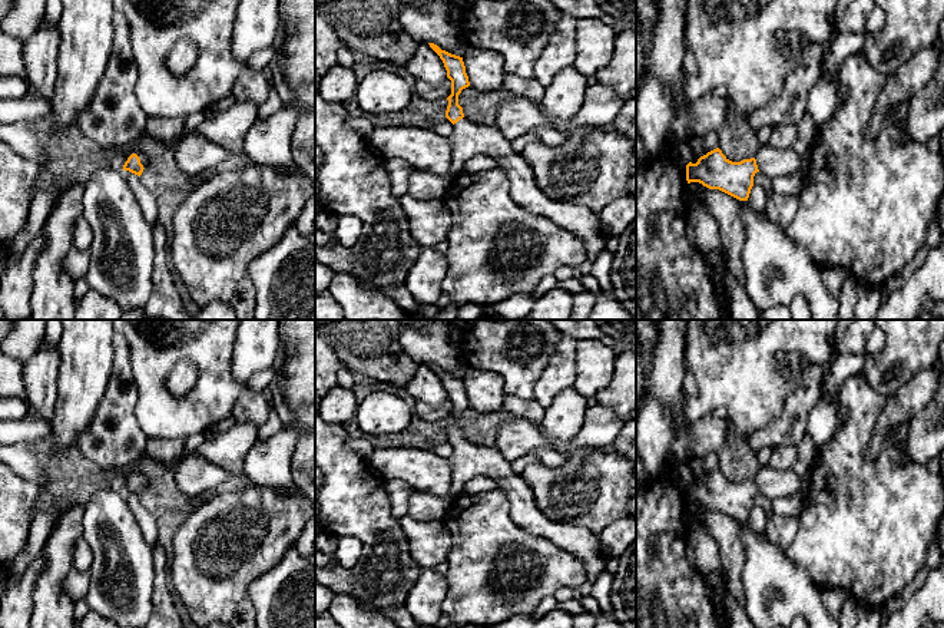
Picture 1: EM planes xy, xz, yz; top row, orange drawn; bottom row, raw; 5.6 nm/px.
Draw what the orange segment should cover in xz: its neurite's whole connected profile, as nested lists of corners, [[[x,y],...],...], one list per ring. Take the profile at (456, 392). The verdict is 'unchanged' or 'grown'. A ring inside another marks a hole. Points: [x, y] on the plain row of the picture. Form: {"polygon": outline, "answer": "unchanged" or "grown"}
{"polygon": [[[434,364],[428,366],[443,381],[447,399],[451,401],[451,416],[447,419],[445,432],[445,439],[453,444],[453,455],[448,457],[453,469],[448,493],[454,499],[458,498],[464,493],[464,485],[474,476],[493,479],[509,499],[509,513],[514,523],[574,555],[586,565],[587,581],[593,584],[612,556],[599,535],[583,526],[550,520],[537,508],[523,477],[511,470],[511,462],[496,447],[476,446],[468,442],[458,426],[458,416],[470,407],[463,379],[441,371]]], "answer": "grown"}

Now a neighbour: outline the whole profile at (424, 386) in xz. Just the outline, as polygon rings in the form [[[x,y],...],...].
[[[428,364],[418,366],[405,389],[417,401],[433,407],[438,407],[447,400],[447,391],[443,381]]]

